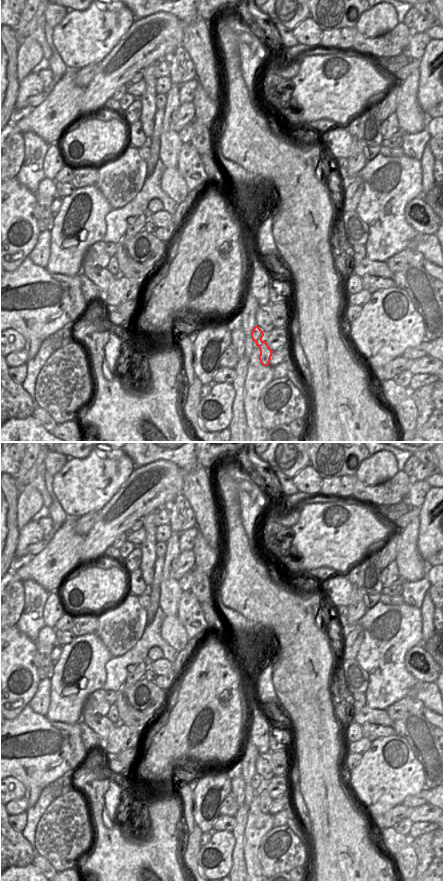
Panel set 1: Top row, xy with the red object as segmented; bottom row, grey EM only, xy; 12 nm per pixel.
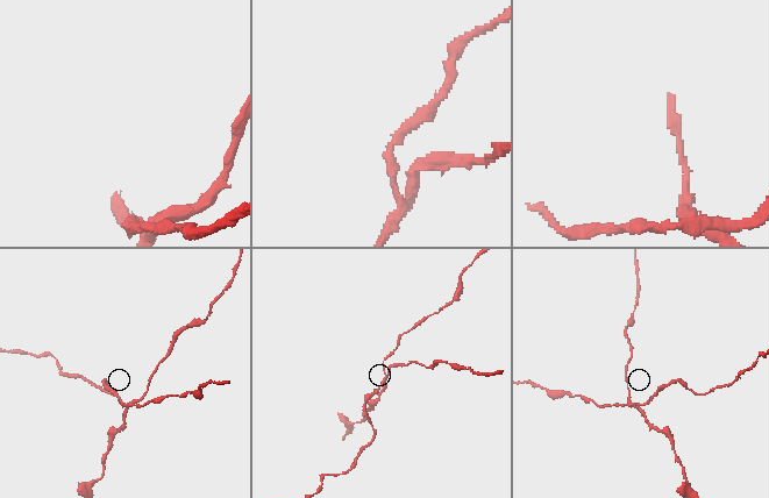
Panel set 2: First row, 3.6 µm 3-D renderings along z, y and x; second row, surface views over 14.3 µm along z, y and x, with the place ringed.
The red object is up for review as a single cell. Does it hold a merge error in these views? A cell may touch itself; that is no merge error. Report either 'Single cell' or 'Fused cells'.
Fused cells.

